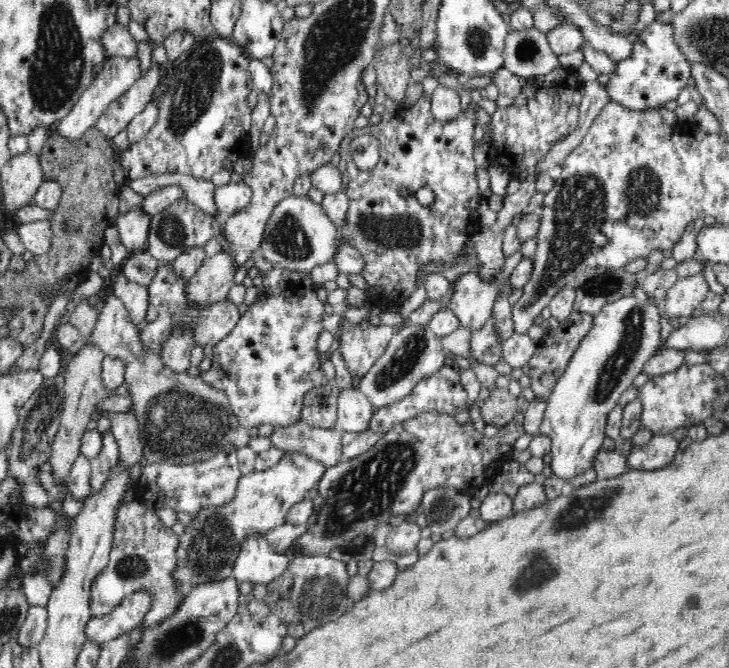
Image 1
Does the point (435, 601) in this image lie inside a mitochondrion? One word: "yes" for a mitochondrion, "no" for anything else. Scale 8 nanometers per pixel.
no

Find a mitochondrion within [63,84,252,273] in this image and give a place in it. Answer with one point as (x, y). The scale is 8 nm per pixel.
(171, 232)

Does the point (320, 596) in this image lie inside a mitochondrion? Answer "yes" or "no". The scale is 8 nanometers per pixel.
yes

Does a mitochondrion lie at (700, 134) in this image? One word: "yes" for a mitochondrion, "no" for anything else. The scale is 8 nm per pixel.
no

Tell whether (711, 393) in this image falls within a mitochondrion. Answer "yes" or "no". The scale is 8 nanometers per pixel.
no

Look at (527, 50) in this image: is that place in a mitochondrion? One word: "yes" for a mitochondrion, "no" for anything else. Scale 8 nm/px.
yes

